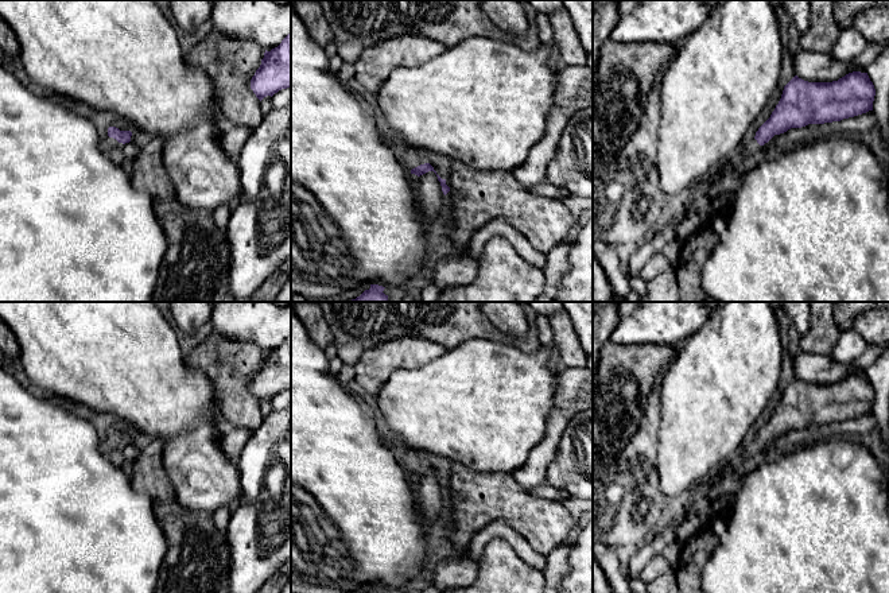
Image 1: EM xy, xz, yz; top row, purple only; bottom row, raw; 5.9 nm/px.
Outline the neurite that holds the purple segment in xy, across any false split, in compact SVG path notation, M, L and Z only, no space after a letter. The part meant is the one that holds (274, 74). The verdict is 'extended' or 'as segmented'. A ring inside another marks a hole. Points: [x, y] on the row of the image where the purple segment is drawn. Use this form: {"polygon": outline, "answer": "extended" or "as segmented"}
{"polygon": "M291 32L277 47L265 50L261 65L251 80L251 89L260 101L287 88L291 89Z", "answer": "as segmented"}

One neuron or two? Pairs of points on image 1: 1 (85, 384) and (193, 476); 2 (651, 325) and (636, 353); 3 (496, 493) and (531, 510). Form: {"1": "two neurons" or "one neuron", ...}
{"1": "one neuron", "2": "two neurons", "3": "one neuron"}

